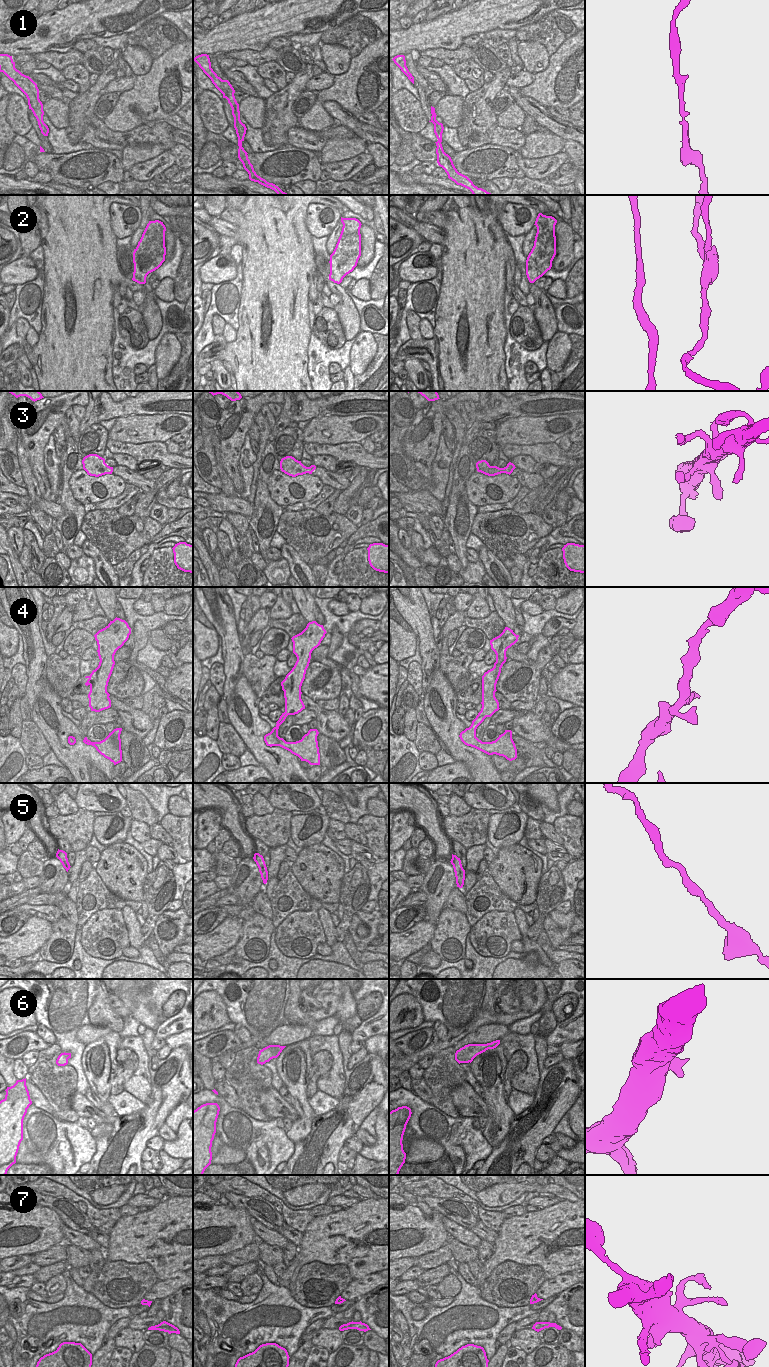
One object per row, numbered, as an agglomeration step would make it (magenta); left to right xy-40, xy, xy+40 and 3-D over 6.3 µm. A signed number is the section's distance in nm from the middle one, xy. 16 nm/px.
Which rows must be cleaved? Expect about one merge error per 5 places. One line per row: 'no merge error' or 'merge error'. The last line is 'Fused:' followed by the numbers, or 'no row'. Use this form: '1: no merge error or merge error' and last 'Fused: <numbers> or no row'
1: no merge error
2: merge error
3: no merge error
4: no merge error
5: no merge error
6: no merge error
7: no merge error
Fused: 2

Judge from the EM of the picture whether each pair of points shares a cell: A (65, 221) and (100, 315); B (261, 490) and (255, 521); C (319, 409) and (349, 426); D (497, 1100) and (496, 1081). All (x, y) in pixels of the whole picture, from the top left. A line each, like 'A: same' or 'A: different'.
A: same
B: same
C: different
D: same

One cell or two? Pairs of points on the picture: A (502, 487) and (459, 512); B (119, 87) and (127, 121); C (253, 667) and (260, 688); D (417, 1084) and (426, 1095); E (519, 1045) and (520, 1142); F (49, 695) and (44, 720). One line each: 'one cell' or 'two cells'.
A: two cells
B: two cells
C: one cell
D: one cell
E: two cells
F: one cell

